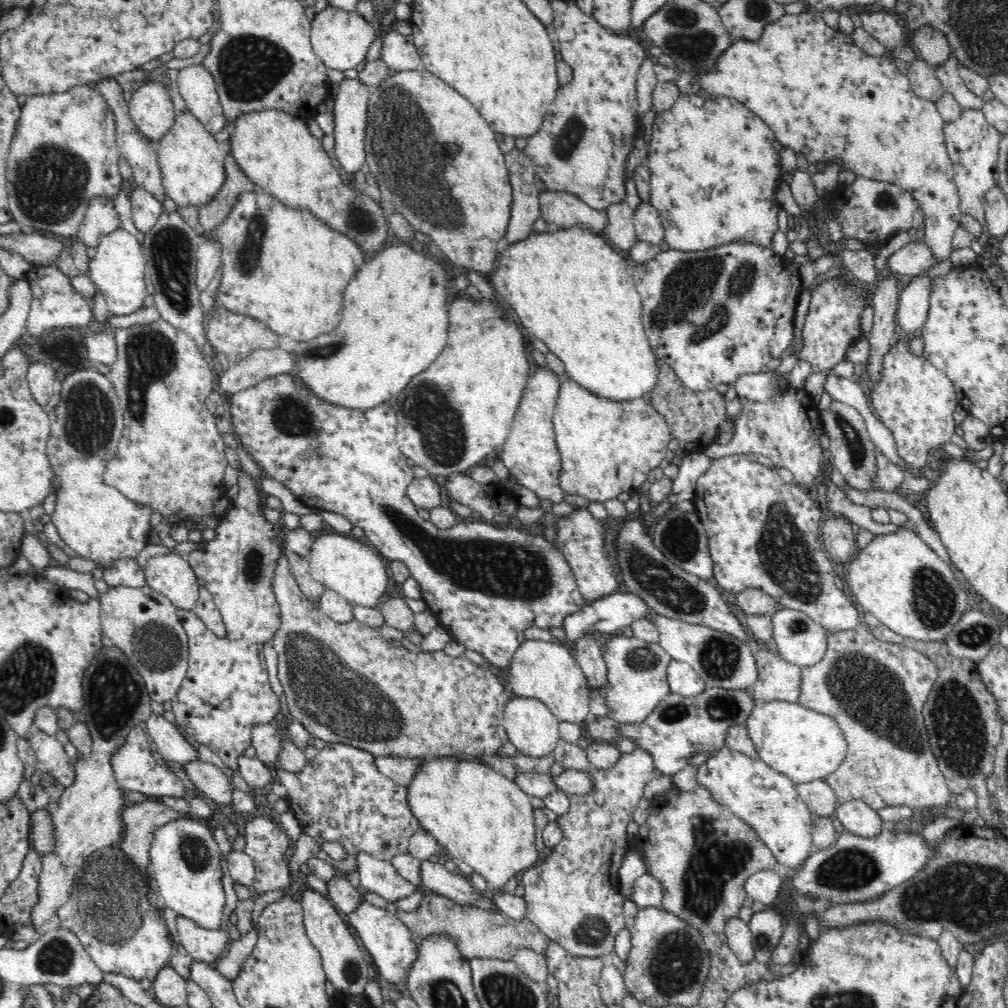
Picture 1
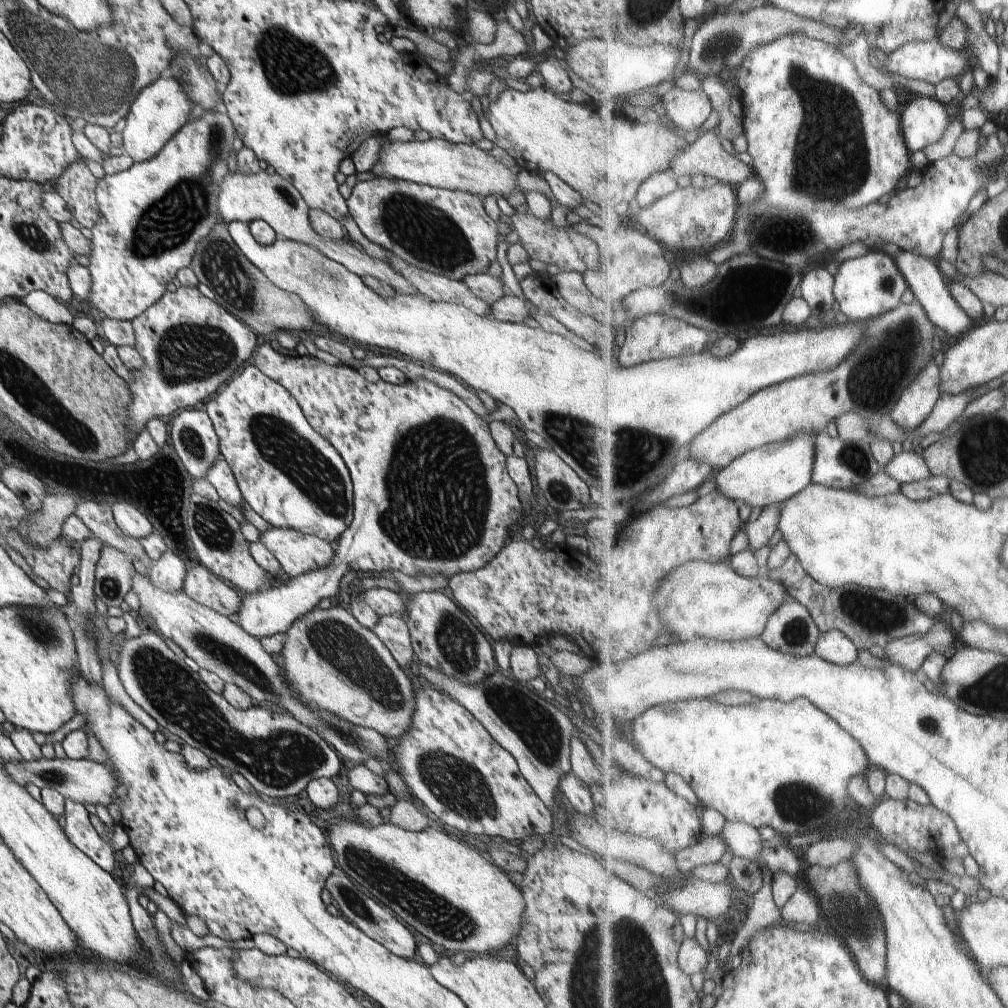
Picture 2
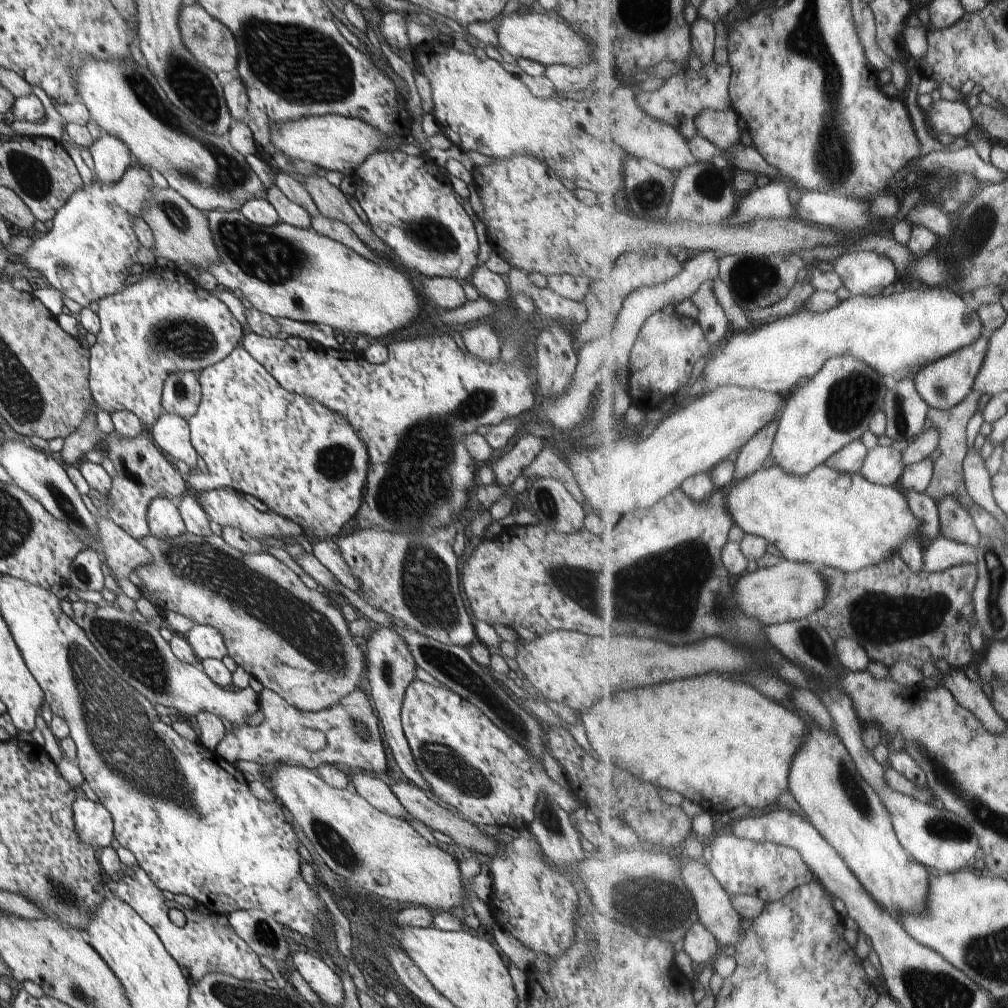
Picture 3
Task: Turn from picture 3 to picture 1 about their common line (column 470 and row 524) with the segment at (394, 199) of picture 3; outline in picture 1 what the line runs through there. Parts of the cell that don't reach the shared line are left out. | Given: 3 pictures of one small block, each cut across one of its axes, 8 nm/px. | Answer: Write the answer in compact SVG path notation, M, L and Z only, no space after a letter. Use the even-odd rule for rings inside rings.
M246 470L239 471L236 488L230 495L231 504L224 512L226 518L230 519L221 518L216 528L216 539L203 541L205 548L184 555L196 576L204 580L206 589L212 593L213 601L222 617L225 634L216 635L191 611L177 611L188 637L189 656L185 680L178 688L176 696L170 700L170 718L188 736L210 748L226 766L238 772L237 760L251 745L252 728L272 722L276 714L283 711L280 697L270 687L263 655L264 644L273 640L280 626L280 607L273 591L273 578L277 560L281 555L281 545L277 542L277 526L270 524L262 515L263 507L256 482Z

